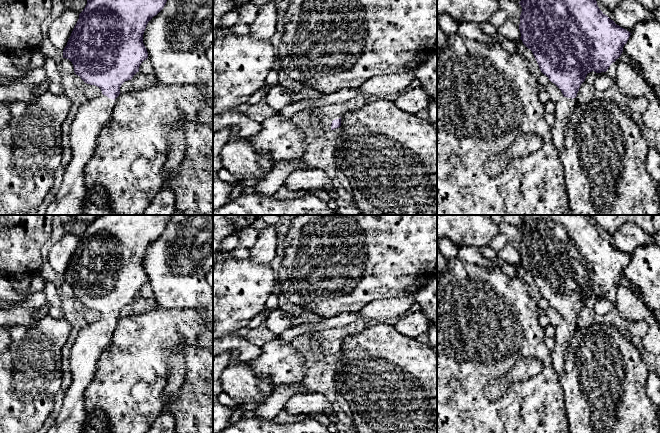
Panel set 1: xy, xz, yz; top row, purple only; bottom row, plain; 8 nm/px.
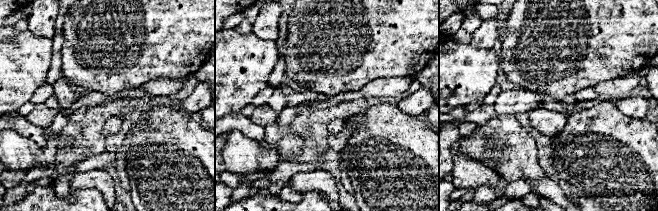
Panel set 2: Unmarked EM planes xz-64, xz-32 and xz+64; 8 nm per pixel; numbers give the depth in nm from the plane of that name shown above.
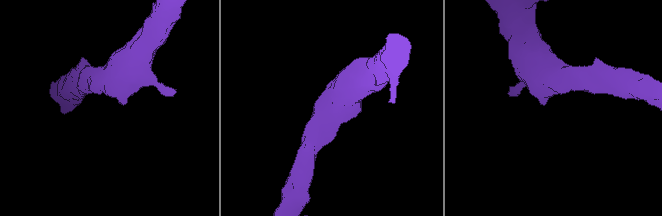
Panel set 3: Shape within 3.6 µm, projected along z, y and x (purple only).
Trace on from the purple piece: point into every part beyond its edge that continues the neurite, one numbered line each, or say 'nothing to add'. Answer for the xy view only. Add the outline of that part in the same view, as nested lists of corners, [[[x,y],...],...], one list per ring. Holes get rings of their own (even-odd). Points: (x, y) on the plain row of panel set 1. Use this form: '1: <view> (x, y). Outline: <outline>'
1: xy (91, 341). Outline: [[[101,318],[82,328],[69,352],[72,383],[61,410],[47,433],[82,433],[87,419],[85,391],[96,374],[98,360],[110,344],[115,324]]]

